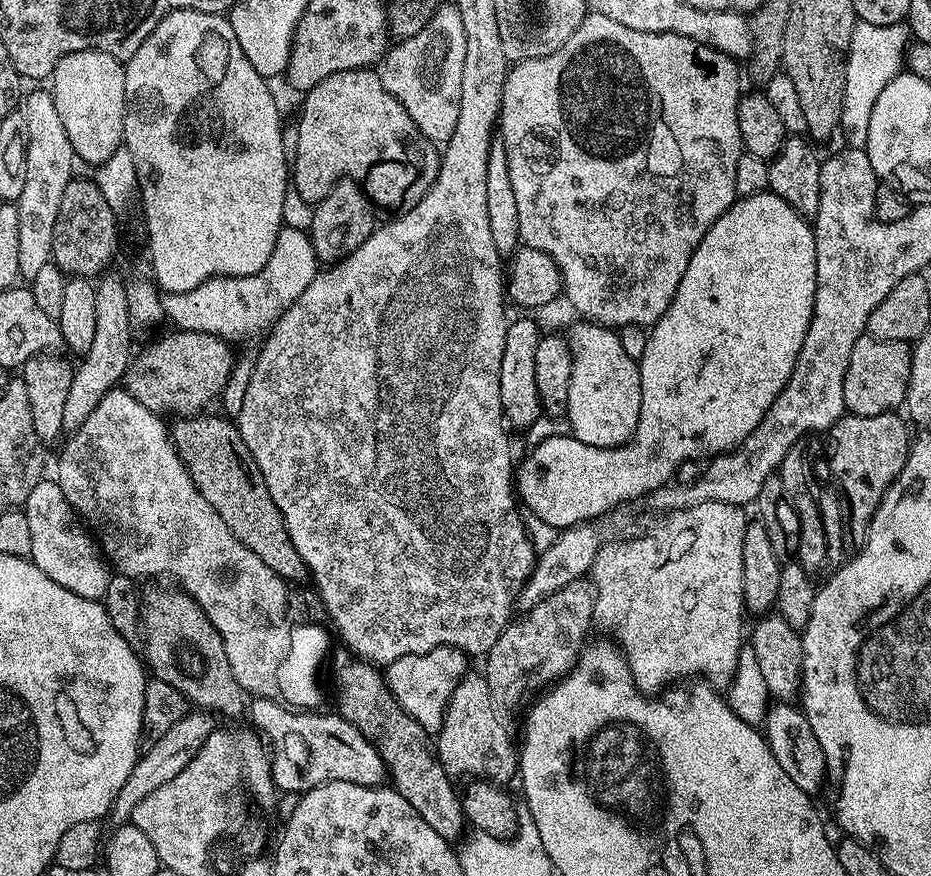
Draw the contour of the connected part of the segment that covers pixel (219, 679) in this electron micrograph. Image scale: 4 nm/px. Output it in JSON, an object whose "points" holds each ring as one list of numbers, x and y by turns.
{"points":[[168,586,172,588,148,588,143,589,142,599,140,602,140,622,142,625,142,641,144,640,144,652,142,648,142,656,146,661,147,667,150,669,151,675,162,682,170,682,170,686,174,686,174,690,178,690,188,700,189,705,195,706,197,709,203,710,209,714,217,714,221,712,224,716,240,716,246,712,246,693,243,688,238,686,238,682,234,678,234,670,230,670,230,662,226,662,226,650,222,646,220,635,210,622,210,618,198,606,198,602,194,602,194,598,190,598,188,593,176,586]]}

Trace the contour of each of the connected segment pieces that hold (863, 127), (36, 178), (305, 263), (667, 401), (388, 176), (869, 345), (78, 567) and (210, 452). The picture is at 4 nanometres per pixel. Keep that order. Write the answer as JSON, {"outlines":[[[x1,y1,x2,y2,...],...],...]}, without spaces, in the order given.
{"outlines":[[[858,22,854,26,846,62,846,90,838,129,839,135,844,135,843,143,847,147,867,149,874,102,878,102,878,94,882,94,884,87,905,67,909,43,910,32,904,24,870,26]],[[44,86,33,88,36,88,33,92,22,96,22,111,26,118,26,183,22,186,22,194,14,202,18,210,18,270,28,282,51,261,54,221,58,219,62,193,74,178,72,163,78,160,70,146,70,138,66,138,62,118,58,118,51,91]],[[288,224,281,227,270,260,262,270,250,275,216,276,202,282,202,285,196,286,194,290,163,295,160,299,163,317,167,321,170,320,173,323,171,325,179,331,214,333,226,341,237,342,236,340,269,331,275,320,301,296,306,287,310,286,310,282,319,271,320,261,314,250,311,235,305,229,302,231]],[[771,190,767,192,759,192,753,196,741,196,726,210,726,214,722,214,722,218,718,218,718,222,714,222,714,226,710,226,710,230,706,234,706,238,702,238,702,242,694,250,694,254,690,258,690,262,686,266,686,274,682,274,682,282,678,282,678,290,674,290,674,298,670,302,670,306,666,306,666,314,662,314,662,318,658,318,656,324,651,325,648,333,648,341,646,342,646,350,642,354,642,358,638,362,640,365,640,381,642,382,642,406,638,414,638,426,634,430,634,434,624,444,619,444,613,448,599,448,598,446,586,446,586,442,582,442,576,436,565,434,565,436,548,436,541,444,536,444,532,448,532,453,525,458,524,461,519,461,518,467,514,472,514,491,518,497,519,503,525,509,529,508,533,512,532,516,535,519,548,523,557,530,573,528,575,524,586,524,589,522,599,521,599,516,607,517,609,514,617,511,620,504,628,504,631,500,648,497,654,490,665,487,675,477,678,466,682,466,682,462,687,460,704,460,714,456,720,456,724,452,730,452,744,441,749,434,754,430,754,426,758,426,758,422,762,422,762,418,766,414,766,410,770,410,770,406,774,406,774,398,778,398,778,394,782,394,782,390,786,386,786,382,790,378,790,374,794,374,794,362,798,362,798,354,802,350,802,342,806,342,806,330,810,330,810,322,812,321,812,311,814,310,814,298,816,297,816,233,813,225,809,223,805,217,799,216,794,209,782,202,782,198,778,198,778,194,774,194]],[[366,67,342,70,338,74,330,74,330,78,322,78,322,82,318,82,318,86,314,86,309,92,303,93,302,100,304,100,304,105,300,108,300,121,296,124,296,156,294,152,290,160,290,184,294,189,295,195,297,192,304,200,319,202,339,180,349,178,356,181,364,189,364,193,368,195,369,200,372,201,377,209,383,210,385,208,386,211,392,212,388,214,399,214,409,208,413,208,432,189,432,184,440,173,441,153,438,151,437,145,420,133,418,126,410,118,410,114,406,114,402,102,398,102,398,98,391,96,386,90,386,86,382,86,379,71]],[[867,334,860,336,854,342,854,350,850,350,850,366,846,366,846,382,842,382,845,409,854,416,873,416,899,409,910,382,911,357,912,350,907,344,875,340]],[[45,478,30,490,30,498,26,498,23,512,26,522,30,522,32,536,32,563,46,574,46,578,54,578,58,586,66,586,78,598,90,598,103,601,110,575,110,565,102,555,97,541,90,535,76,511,66,502,66,494,62,494,60,485,55,479]],[[208,415,176,418,170,424,172,444,194,486,202,498,214,506,218,518,226,522,230,534,234,534,234,538,238,538,246,550,254,550,254,554,258,554,258,558,262,558,262,562,266,562,274,574,289,582,300,580,303,576,305,579,309,575,308,567,302,562,298,550,294,550,294,542,290,542,282,514,278,506,274,506,274,498,270,498,270,490,266,490,266,482,239,428,223,415]]]}

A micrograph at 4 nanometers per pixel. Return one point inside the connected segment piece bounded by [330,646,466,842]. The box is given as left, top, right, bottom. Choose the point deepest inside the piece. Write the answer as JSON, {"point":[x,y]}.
{"point":[413,767]}

